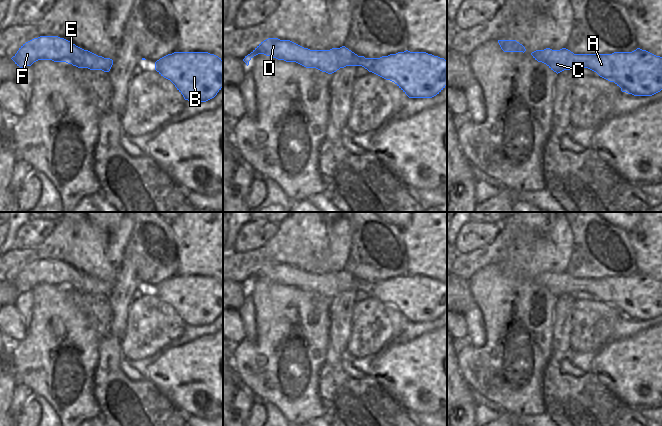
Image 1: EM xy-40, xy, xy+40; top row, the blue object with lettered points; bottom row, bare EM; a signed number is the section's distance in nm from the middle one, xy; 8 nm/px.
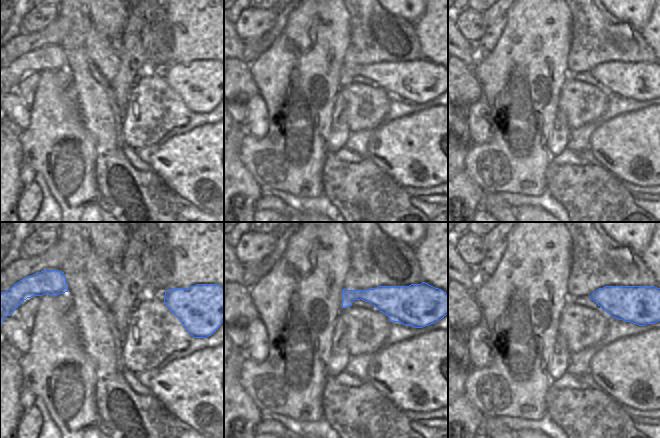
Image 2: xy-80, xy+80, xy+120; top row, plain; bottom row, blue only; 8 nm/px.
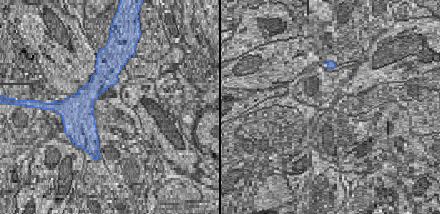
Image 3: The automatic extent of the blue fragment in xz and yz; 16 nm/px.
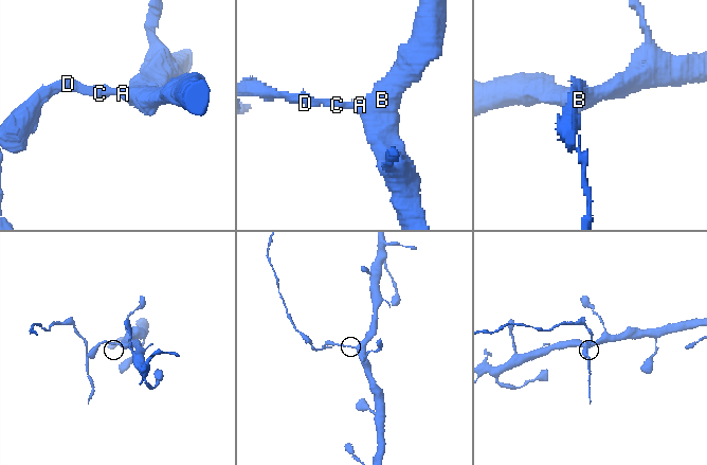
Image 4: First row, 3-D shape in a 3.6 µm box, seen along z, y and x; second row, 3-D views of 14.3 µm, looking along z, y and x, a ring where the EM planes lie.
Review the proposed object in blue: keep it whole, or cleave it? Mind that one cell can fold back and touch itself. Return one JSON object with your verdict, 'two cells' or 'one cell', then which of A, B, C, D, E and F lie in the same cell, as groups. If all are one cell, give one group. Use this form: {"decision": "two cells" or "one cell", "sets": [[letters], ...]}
{"decision": "two cells", "sets": [["A", "B"], ["C", "D", "E", "F"]]}

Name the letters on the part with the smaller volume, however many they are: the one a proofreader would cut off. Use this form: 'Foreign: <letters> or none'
Foreign: C, D, E, F

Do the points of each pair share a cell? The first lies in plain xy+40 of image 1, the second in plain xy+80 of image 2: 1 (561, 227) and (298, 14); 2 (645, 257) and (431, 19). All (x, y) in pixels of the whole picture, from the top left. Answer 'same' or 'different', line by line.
1: same
2: same

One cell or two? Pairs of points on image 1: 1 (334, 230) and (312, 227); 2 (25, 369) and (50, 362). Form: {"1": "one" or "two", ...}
{"1": "one", "2": "one"}

